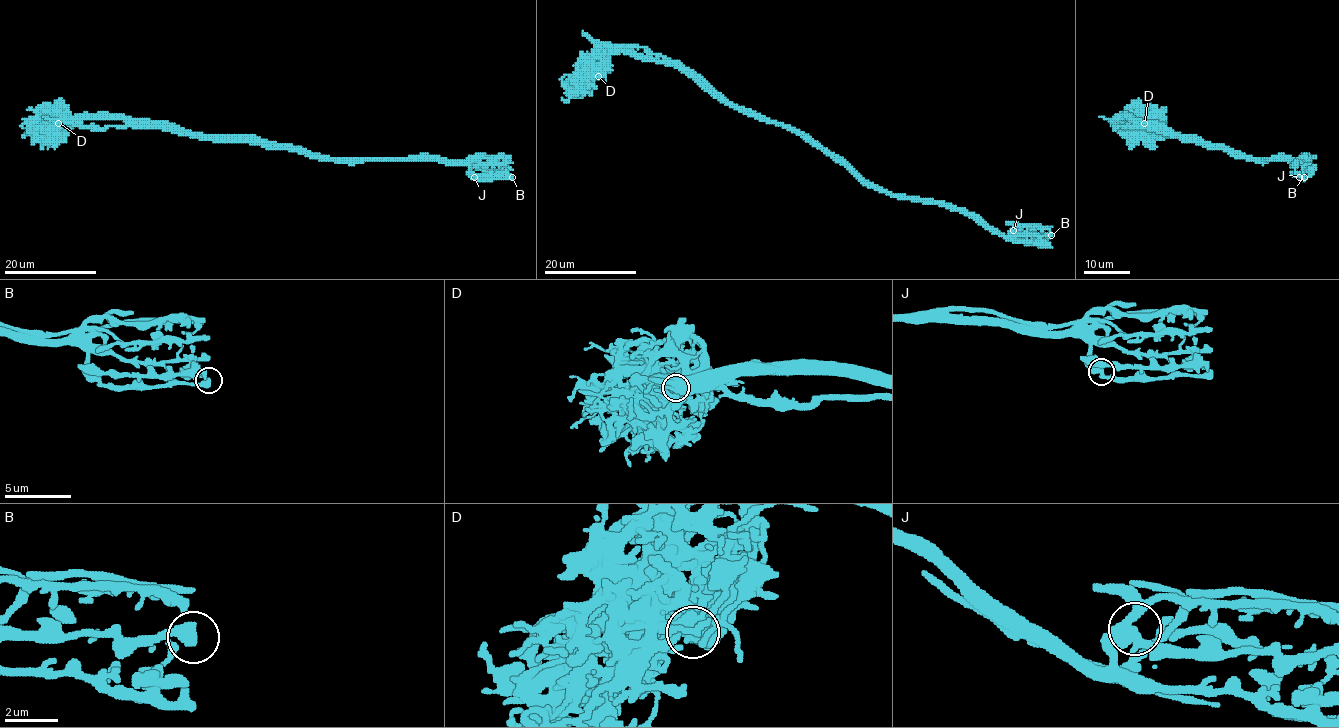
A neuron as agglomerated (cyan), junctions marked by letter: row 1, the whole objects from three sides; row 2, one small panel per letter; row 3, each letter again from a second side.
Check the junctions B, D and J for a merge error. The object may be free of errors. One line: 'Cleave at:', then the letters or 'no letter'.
Cleave at: D

